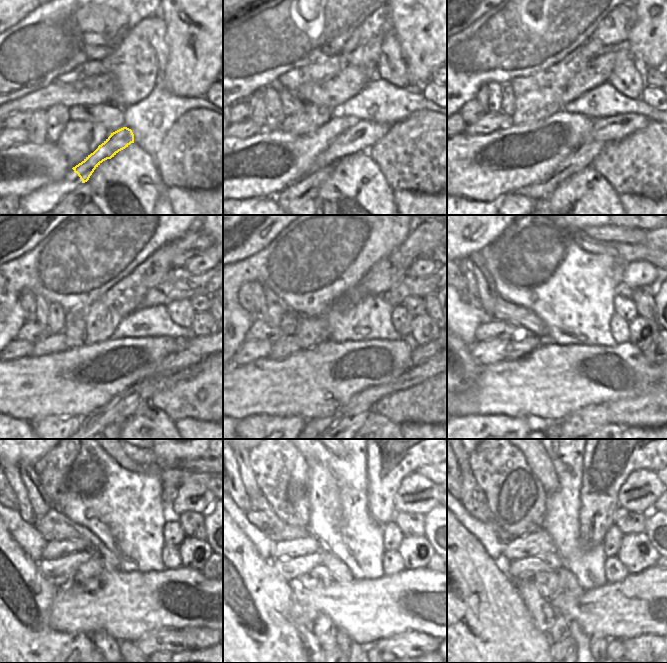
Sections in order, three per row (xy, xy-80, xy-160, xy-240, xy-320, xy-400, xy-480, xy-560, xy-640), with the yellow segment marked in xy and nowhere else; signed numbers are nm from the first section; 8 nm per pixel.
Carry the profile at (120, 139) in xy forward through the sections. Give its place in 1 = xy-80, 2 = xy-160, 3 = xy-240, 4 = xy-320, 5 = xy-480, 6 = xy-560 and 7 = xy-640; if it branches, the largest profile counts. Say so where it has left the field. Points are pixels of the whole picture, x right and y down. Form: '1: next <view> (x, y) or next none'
1: next xy-80 (360, 137)
2: next xy-160 (606, 129)
3: next xy-240 (202, 346)
4: next none
5: next none
6: next none
7: next none

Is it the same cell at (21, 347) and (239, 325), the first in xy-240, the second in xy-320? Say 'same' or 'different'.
different

